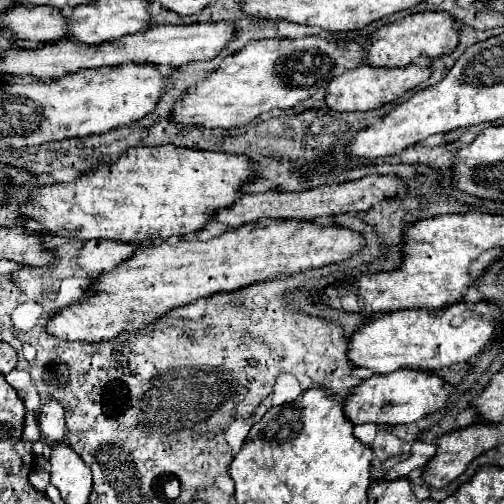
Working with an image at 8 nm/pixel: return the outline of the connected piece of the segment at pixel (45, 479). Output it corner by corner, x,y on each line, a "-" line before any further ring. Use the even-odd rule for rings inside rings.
36,466
30,474
30,484
36,488
36,490
46,490
46,486
50,484
50,472
42,466

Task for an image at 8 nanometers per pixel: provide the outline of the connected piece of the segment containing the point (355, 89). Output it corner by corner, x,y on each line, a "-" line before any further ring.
410,64
404,68
372,68
372,66
358,66
356,70
348,70
342,76
334,78
328,84
328,94
326,94
326,106
338,112
366,112
366,110
376,110
384,104
390,104
404,96
408,90
424,84
432,76
432,70
428,66
420,64

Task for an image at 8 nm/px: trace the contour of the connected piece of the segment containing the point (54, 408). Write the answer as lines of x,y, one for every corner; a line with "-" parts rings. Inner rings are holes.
50,400
40,408
38,424
48,444
64,440
64,408
58,400

